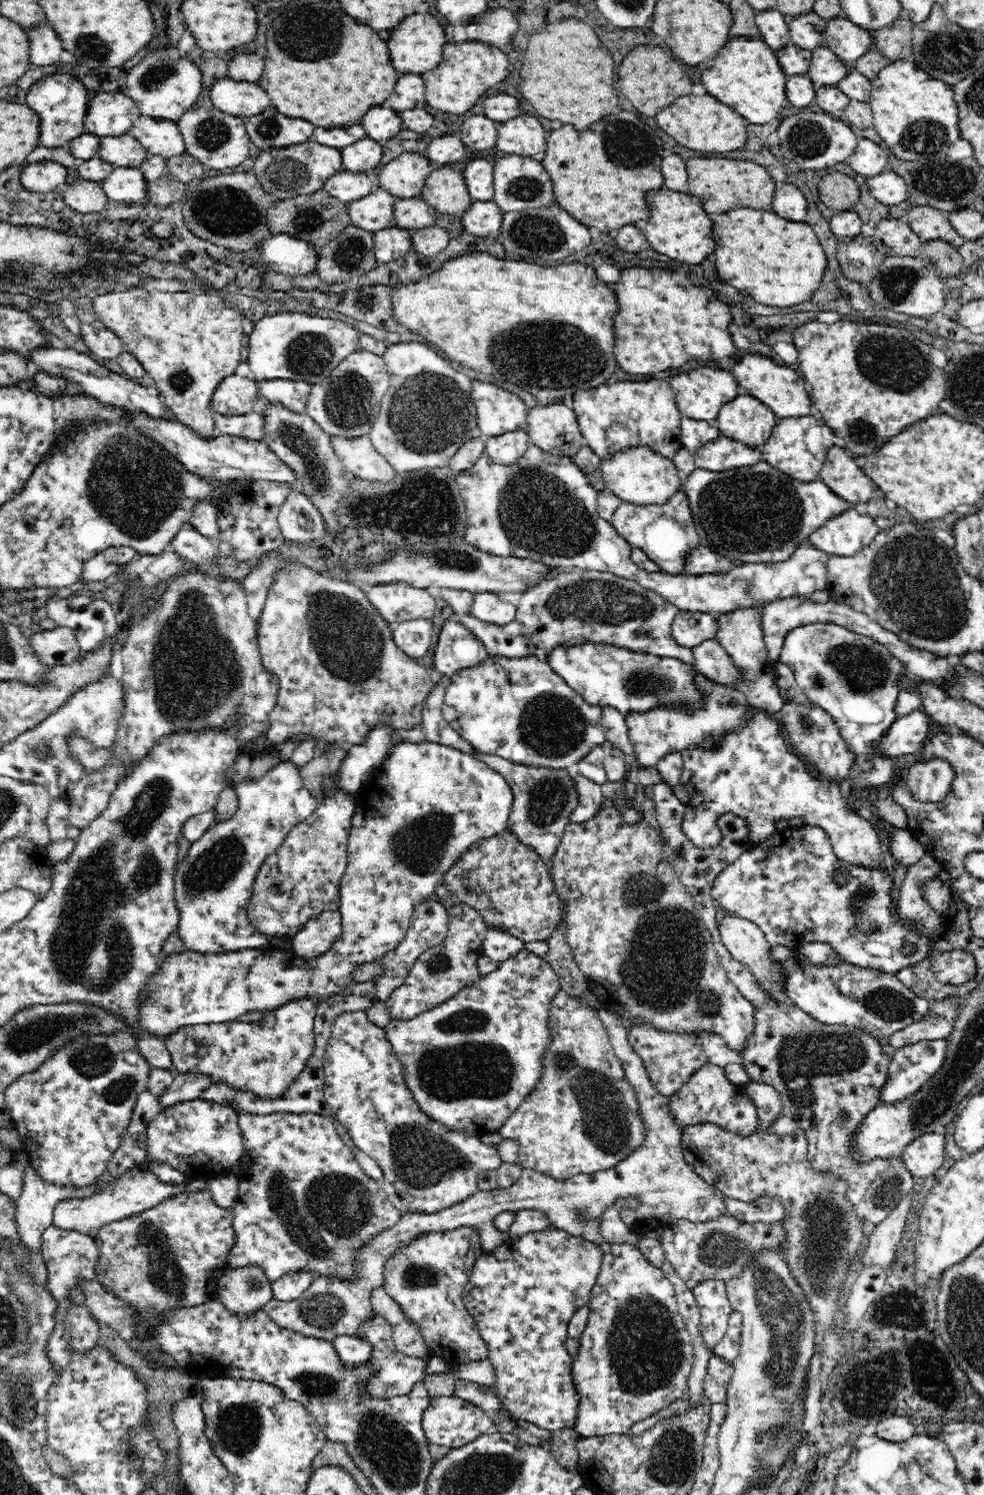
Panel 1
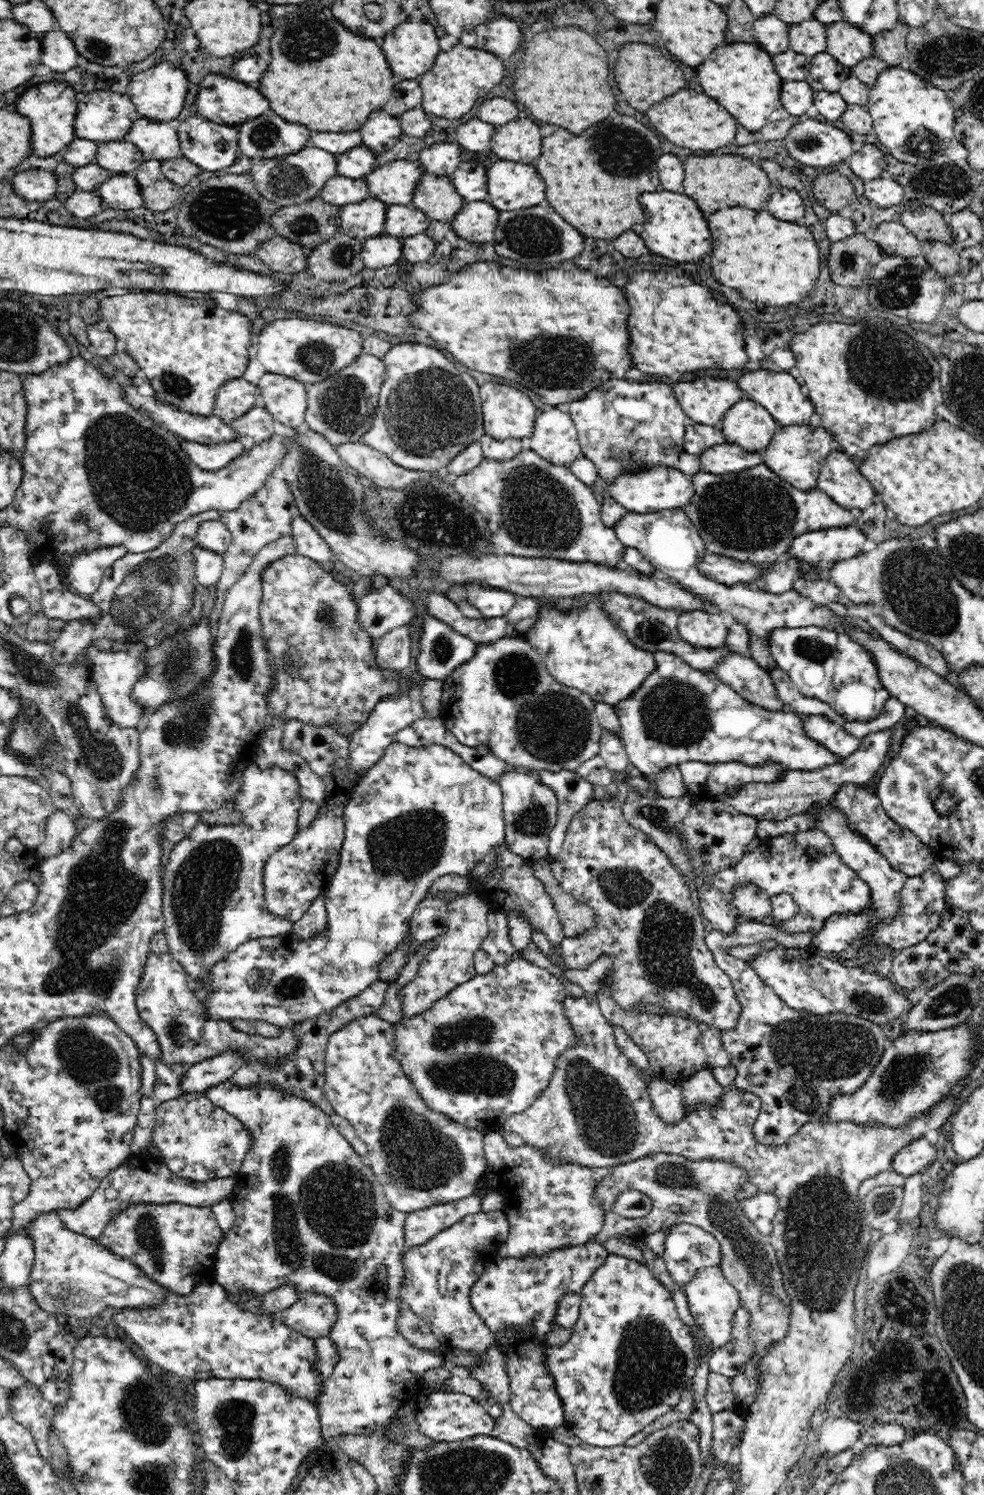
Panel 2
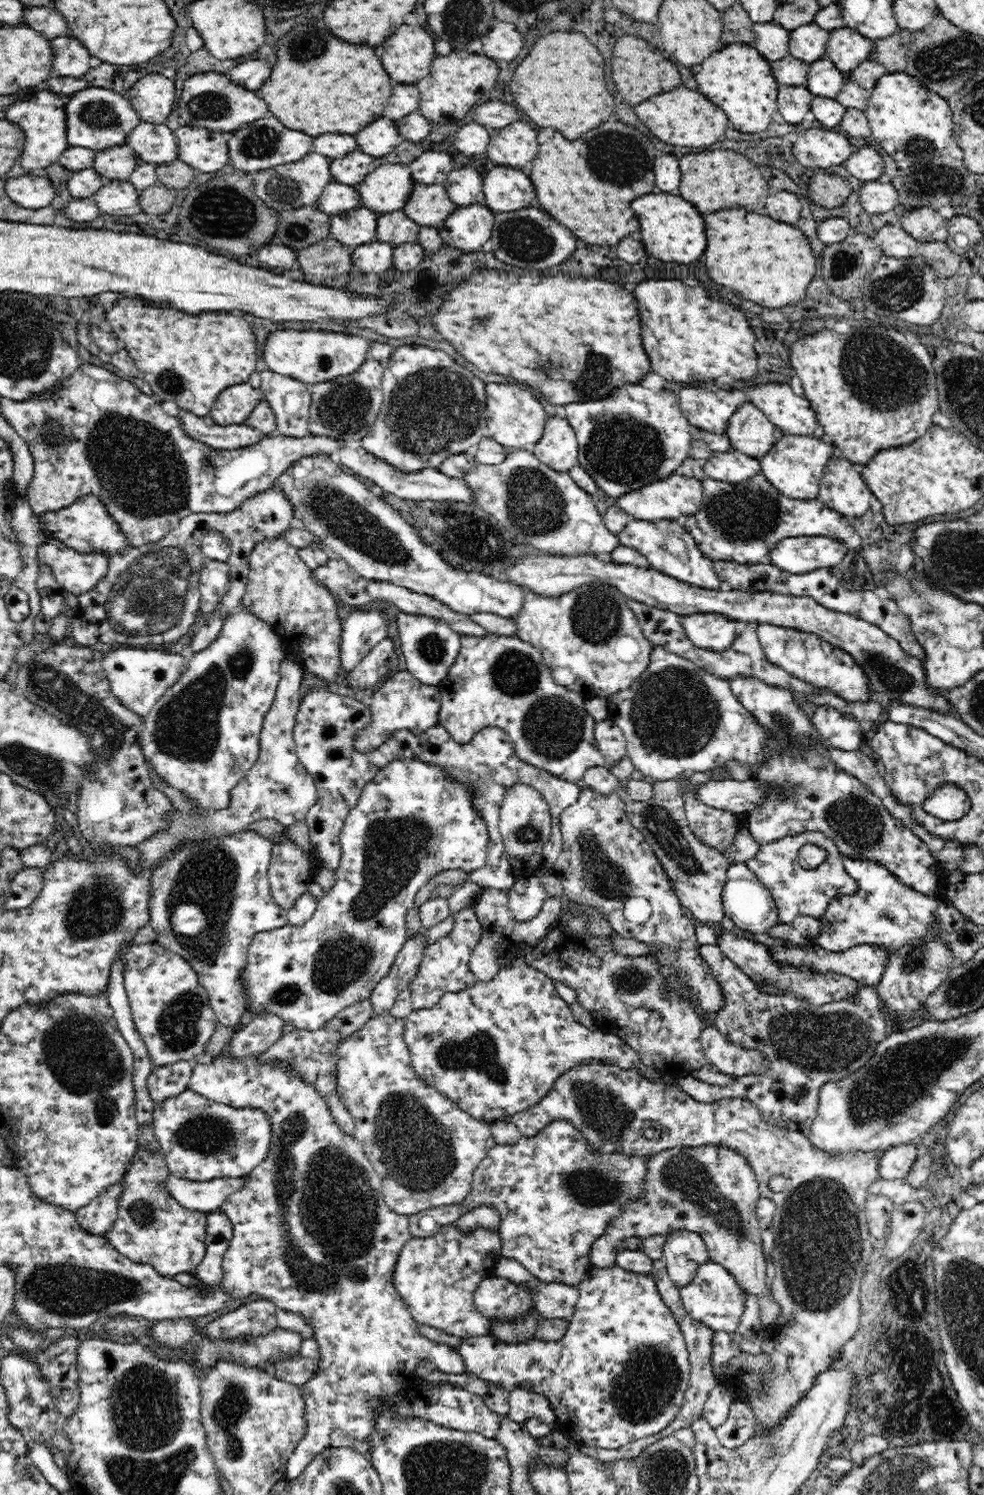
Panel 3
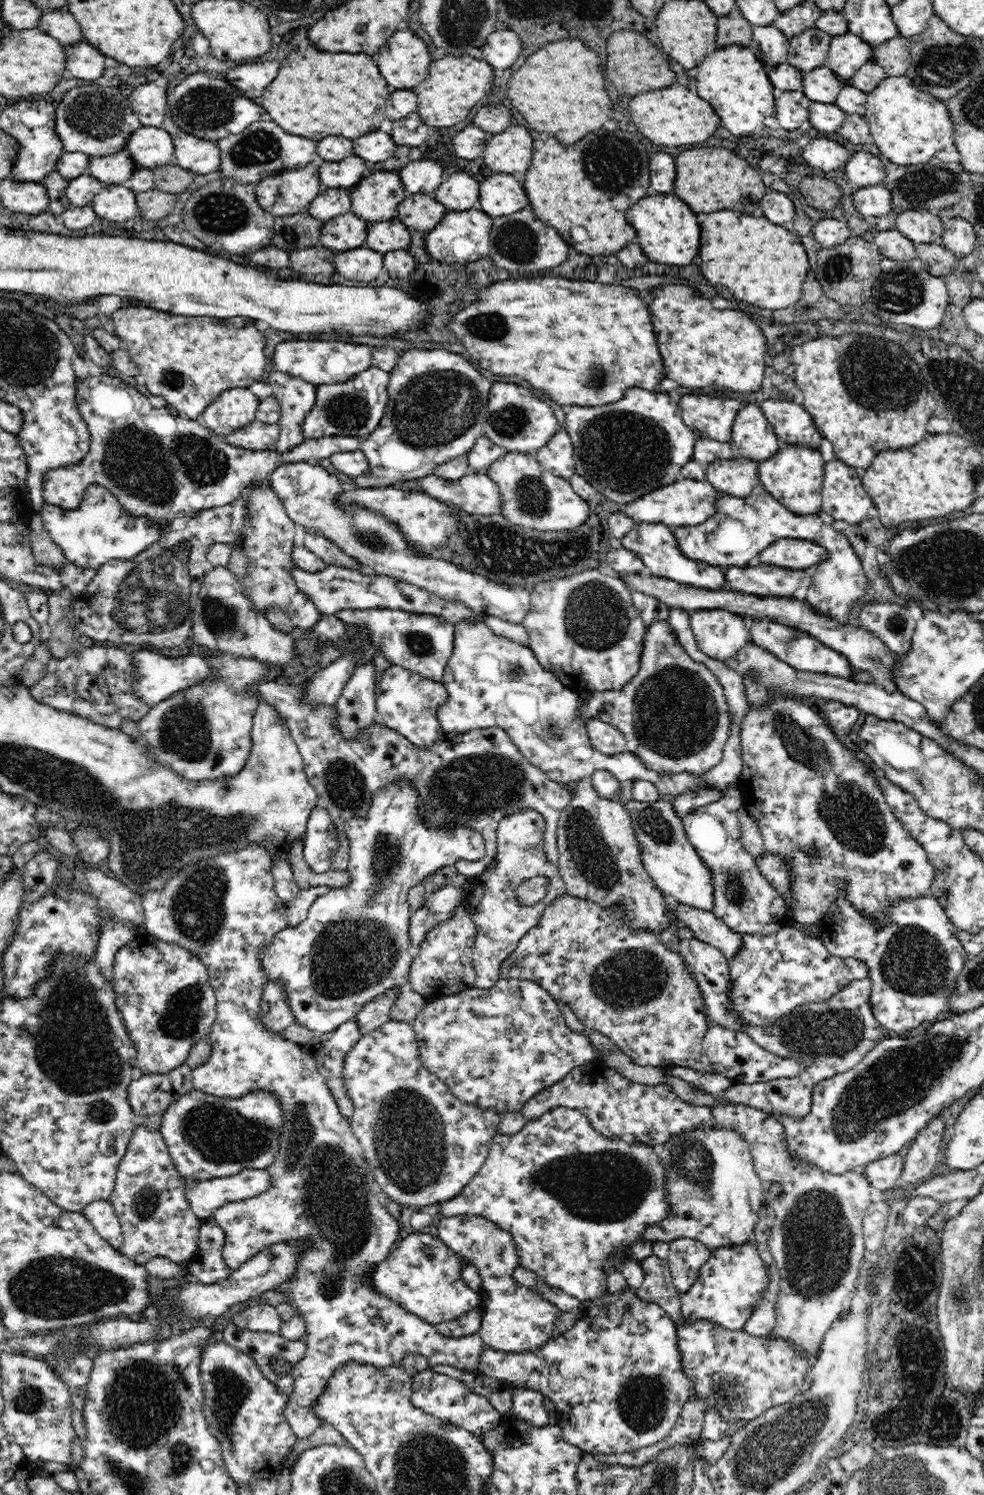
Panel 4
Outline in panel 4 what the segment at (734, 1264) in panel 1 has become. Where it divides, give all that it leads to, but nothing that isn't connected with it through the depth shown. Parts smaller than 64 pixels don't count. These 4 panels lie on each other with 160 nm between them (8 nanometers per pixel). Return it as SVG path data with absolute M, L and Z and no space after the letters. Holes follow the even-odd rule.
M679 1238L669 1243L669 1269L679 1294L685 1293L699 1277L700 1267L710 1258L711 1250L700 1241Z

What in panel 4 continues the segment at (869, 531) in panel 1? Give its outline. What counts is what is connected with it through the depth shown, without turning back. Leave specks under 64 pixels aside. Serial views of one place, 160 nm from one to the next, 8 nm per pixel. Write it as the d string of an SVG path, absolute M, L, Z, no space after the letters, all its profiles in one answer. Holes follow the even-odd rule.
M781 538L760 552L762 565L774 565L790 570L805 570L824 561L826 549L806 539Z

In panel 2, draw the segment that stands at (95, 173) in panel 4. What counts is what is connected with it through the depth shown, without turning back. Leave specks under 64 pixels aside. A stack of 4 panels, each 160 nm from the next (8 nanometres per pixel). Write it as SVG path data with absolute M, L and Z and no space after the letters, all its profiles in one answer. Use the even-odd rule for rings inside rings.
M130 141L97 143L94 162L110 173L116 175L132 173L144 161L145 158L140 149Z

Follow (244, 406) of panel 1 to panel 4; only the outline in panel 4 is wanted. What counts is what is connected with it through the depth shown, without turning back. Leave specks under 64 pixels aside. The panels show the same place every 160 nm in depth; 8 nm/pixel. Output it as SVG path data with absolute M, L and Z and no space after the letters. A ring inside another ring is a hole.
M249 388L226 390L202 412L199 420L212 433L228 436L255 421L260 402Z

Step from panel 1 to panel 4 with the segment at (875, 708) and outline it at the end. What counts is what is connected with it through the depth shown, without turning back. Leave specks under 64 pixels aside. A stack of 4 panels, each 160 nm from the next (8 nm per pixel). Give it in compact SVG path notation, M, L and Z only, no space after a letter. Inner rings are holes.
M752 618L752 625L749 628L751 643L766 649L771 655L783 660L796 670L807 671L820 674L837 674L843 678L850 679L852 670L849 660L838 651L826 647L816 638L811 638L809 634L795 629L794 627L778 624L771 618Z

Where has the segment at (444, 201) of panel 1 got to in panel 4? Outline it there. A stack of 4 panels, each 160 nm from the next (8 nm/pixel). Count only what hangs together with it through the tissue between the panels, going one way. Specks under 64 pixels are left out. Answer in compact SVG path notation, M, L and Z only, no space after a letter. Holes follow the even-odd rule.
M405 194L398 205L396 217L408 227L408 230L426 233L444 218L447 211L433 195Z

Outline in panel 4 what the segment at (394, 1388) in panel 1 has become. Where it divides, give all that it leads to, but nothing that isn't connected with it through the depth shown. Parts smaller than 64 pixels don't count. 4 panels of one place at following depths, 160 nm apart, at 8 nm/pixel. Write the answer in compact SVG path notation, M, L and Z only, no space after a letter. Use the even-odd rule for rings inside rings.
M254 843L252 846L246 846L244 847L244 850L232 852L232 854L218 854L218 856L214 856L214 858L208 858L202 860L202 862L190 864L190 866L186 866L184 870L180 870L178 874L175 874L170 878L164 888L148 891L144 896L141 896L145 913L145 922L142 926L145 932L153 934L156 938L159 938L164 942L175 942L179 945L185 944L185 949L200 958L203 964L206 965L207 972L210 973L210 983L212 983L212 987L214 987L215 997L217 998L217 1018L216 1022L214 1022L210 1028L210 1034L207 1034L204 1038L211 1047L211 1053L207 1058L207 1062L191 1070L191 1078L196 1090L218 1097L231 1098L240 1098L244 1096L244 1094L249 1094L252 1090L269 1090L269 1092L275 1094L275 1096L279 1098L279 1102L281 1102L281 1109L286 1124L284 1124L281 1132L281 1141L279 1142L280 1150L273 1160L273 1163L266 1168L271 1176L270 1188L266 1189L262 1194L256 1195L254 1198L242 1199L240 1202L226 1203L213 1214L213 1217L214 1221L216 1221L216 1225L224 1231L222 1254L226 1261L227 1268L230 1268L233 1271L244 1265L250 1258L256 1256L256 1254L266 1246L274 1245L278 1242L296 1241L298 1238L299 1240L310 1240L310 1250L304 1251L301 1254L301 1257L298 1258L297 1270L294 1272L294 1276L290 1276L286 1282L282 1282L280 1286L276 1287L277 1291L280 1290L280 1292L288 1294L290 1304L294 1307L297 1314L301 1314L303 1322L306 1323L306 1328L308 1328L308 1338L306 1338L305 1341L307 1346L305 1358L302 1358L300 1362L294 1365L292 1374L294 1379L293 1391L289 1396L289 1402L286 1403L284 1410L286 1420L292 1427L294 1434L298 1438L308 1438L308 1436L321 1425L320 1419L312 1413L312 1403L318 1399L318 1396L321 1396L325 1392L327 1384L326 1380L334 1374L334 1370L342 1366L342 1363L356 1361L360 1364L374 1366L379 1370L386 1370L396 1364L400 1365L400 1362L402 1362L407 1355L414 1353L424 1357L429 1362L430 1369L437 1365L447 1365L460 1371L479 1373L480 1358L482 1358L484 1350L486 1350L486 1346L477 1333L470 1334L469 1336L462 1336L458 1339L440 1335L436 1326L430 1325L414 1313L404 1309L402 1305L398 1305L397 1302L392 1301L392 1299L386 1297L386 1295L376 1293L372 1287L365 1284L366 1274L370 1274L378 1262L382 1262L384 1258L389 1256L390 1248L392 1248L394 1242L398 1240L398 1230L400 1230L400 1226L398 1226L398 1222L388 1214L388 1208L382 1206L382 1204L387 1203L387 1200L384 1200L387 1196L384 1196L384 1192L380 1190L378 1183L375 1182L373 1170L369 1165L369 1162L365 1159L364 1149L360 1146L357 1136L351 1129L350 1118L344 1116L340 1112L334 1095L330 1092L323 1076L318 1072L316 1061L309 1054L306 1054L297 1043L286 1039L284 1036L277 1034L277 1032L267 1030L267 1026L261 1022L260 1001L263 990L267 986L269 980L265 968L263 968L261 960L259 960L259 954L279 930L289 926L285 911L285 903L278 898L275 889L272 868L273 861L271 860L268 848L259 846L258 843Z

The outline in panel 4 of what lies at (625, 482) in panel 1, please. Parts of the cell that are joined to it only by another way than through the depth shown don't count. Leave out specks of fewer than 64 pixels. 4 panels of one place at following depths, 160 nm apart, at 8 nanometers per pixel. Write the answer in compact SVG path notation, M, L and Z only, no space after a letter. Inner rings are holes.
M679 478L668 486L658 487L646 496L630 504L626 504L626 514L636 523L662 523L671 528L696 526L709 519L718 510L718 501L721 493L706 481Z

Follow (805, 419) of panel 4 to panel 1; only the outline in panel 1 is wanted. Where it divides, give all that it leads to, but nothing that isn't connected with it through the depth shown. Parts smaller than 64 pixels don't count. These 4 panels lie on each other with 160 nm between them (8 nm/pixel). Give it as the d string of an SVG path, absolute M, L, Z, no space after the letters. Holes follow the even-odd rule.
M756 353L744 356L742 360L735 362L731 373L736 378L741 392L760 400L766 404L778 420L781 418L798 418L802 415L810 415L813 406L808 387L796 372L791 368L780 366L767 357Z

